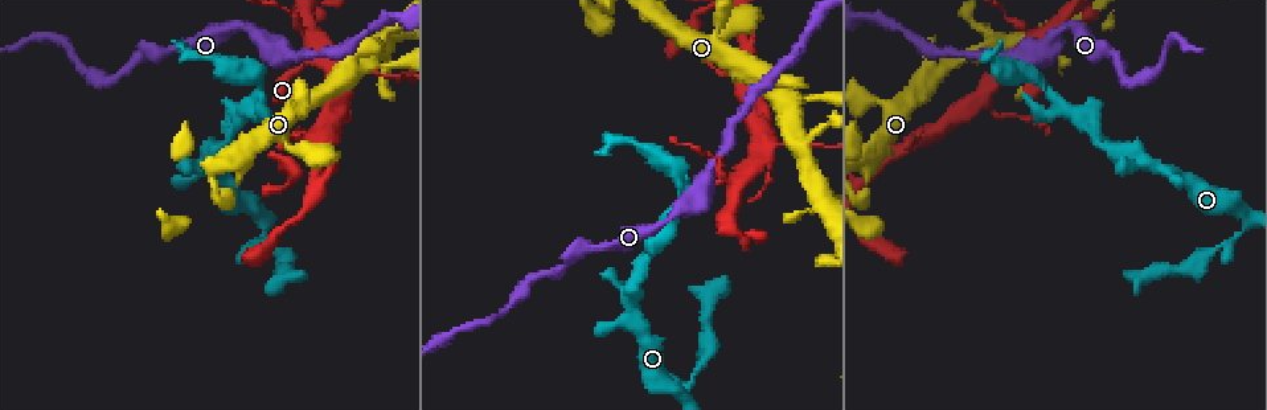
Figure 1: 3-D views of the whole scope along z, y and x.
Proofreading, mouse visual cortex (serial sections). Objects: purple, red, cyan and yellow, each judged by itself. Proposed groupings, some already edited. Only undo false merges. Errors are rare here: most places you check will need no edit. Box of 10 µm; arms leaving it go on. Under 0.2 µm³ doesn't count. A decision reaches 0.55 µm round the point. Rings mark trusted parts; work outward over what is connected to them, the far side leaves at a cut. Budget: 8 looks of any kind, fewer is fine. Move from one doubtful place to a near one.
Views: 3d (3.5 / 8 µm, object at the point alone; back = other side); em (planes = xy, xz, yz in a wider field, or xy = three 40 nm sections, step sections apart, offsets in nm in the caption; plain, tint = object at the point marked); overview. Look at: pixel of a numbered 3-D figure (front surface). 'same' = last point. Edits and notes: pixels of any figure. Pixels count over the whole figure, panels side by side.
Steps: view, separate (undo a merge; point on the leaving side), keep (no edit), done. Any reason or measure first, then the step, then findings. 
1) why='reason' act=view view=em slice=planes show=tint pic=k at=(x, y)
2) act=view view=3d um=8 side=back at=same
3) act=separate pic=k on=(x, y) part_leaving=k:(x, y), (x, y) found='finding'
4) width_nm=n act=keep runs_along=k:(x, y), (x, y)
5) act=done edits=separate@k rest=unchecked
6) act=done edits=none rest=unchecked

why='sharp bend' act=view view=3d um=3.5 pic=1 at=(1240, 236)

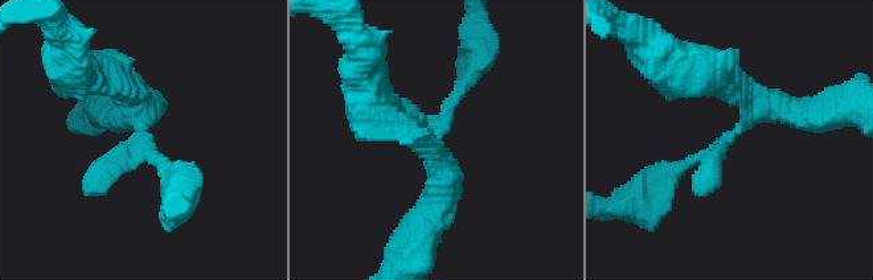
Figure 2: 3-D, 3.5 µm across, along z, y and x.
why='shape alone is not enough' act=view view=em slice=xy step=5 show=tint pic=2 at=(140, 136)

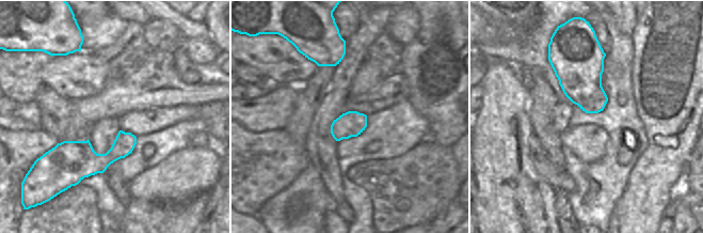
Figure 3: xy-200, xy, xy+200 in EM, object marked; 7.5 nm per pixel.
act=keep runs_along=2:(115, 78), (176, 176) found='continuous, no second cell'

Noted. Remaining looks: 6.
why='sharp bend' act=view view=3d um=3.5 pic=1 at=(736, 181)

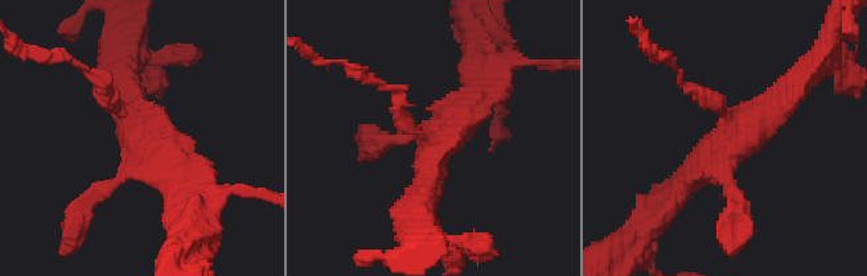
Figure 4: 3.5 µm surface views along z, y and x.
act=view view=em slice=xy step=3 show=tint pic=4 at=(726, 155)

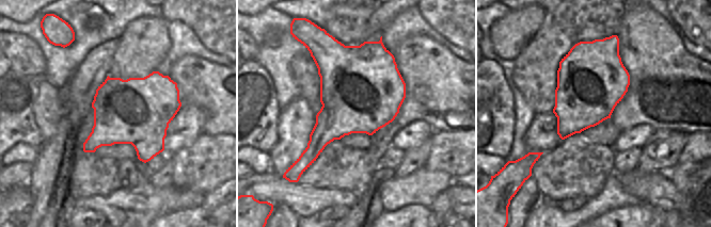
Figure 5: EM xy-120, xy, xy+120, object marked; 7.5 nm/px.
act=keep found='one cell here'

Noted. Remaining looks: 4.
why='small branch off a trunk' act=view view=3d um=3.5 pic=1 at=(785, 100)

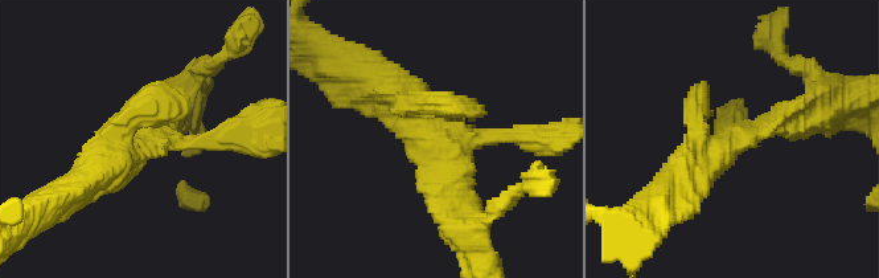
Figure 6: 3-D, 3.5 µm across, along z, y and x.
act=view view=em slice=xy step=1 show=tint pic=6 at=(140, 138)

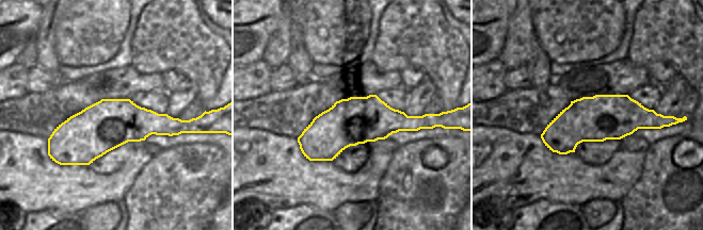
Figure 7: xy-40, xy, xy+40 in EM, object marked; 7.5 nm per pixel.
act=keep runs_along=6:(383, 86), (448, 154), (460, 219) found='all the same cell'

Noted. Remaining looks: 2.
act=done edits=none rest=unchecked

